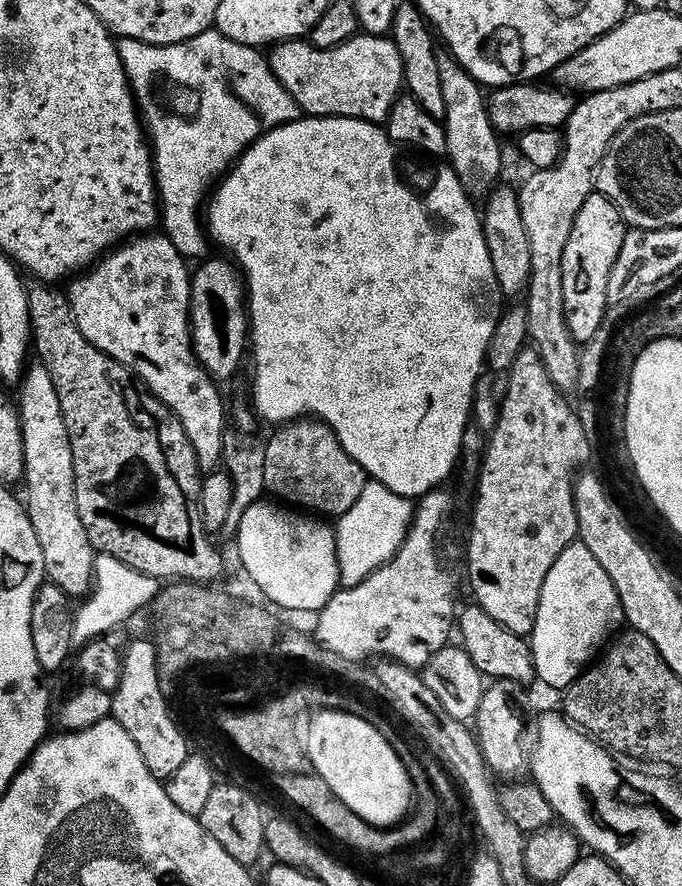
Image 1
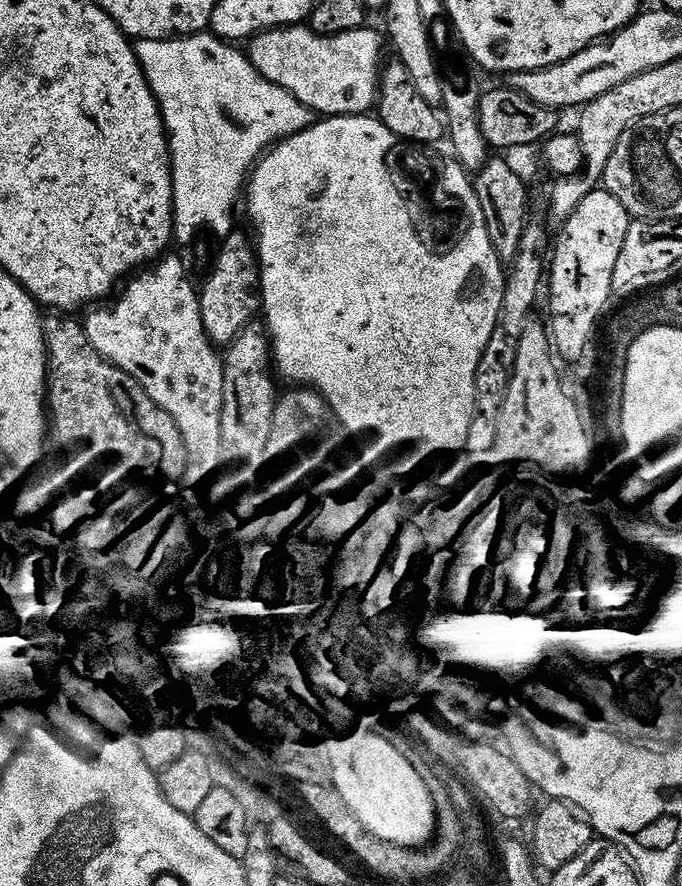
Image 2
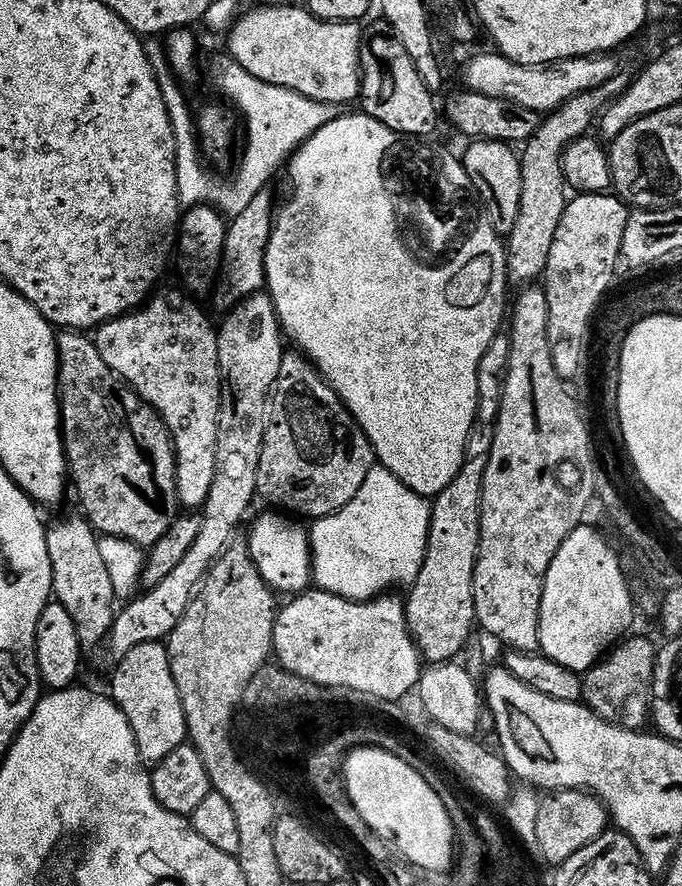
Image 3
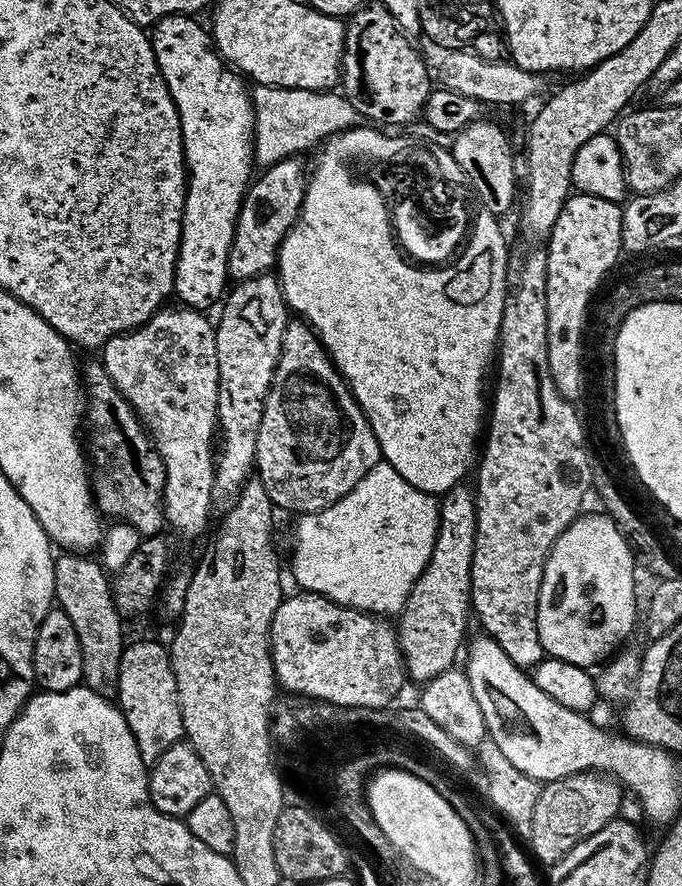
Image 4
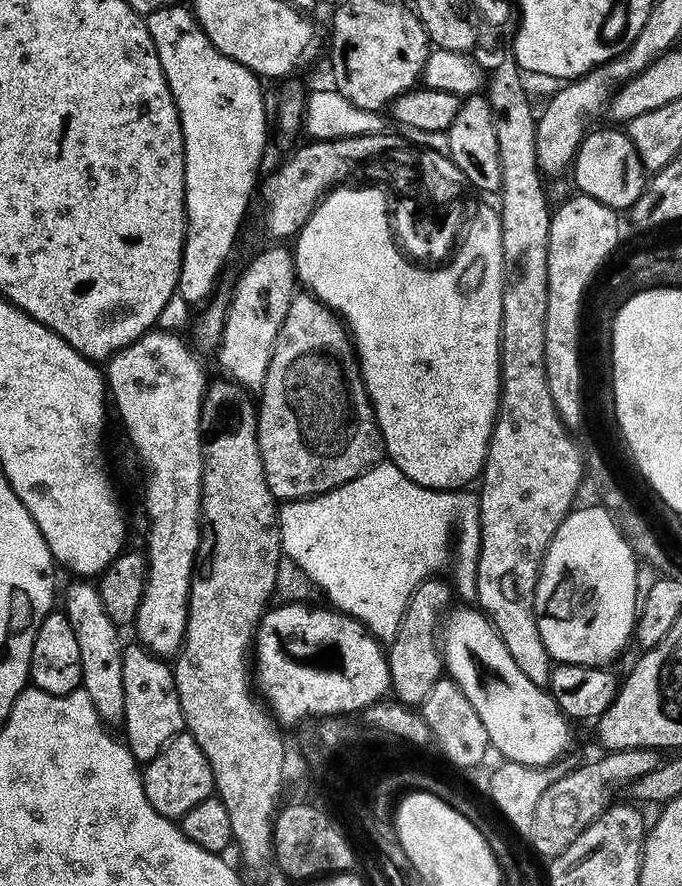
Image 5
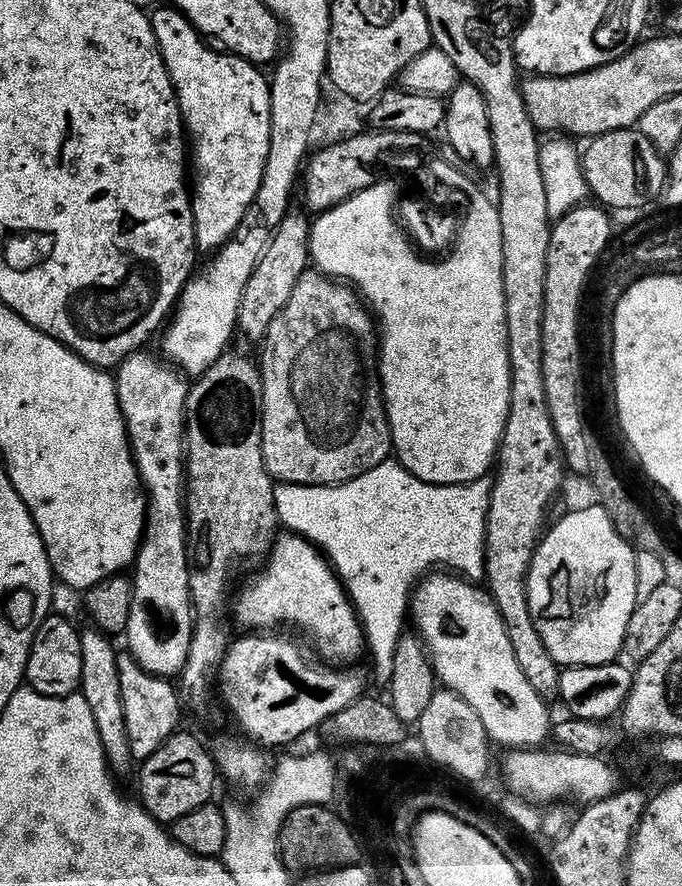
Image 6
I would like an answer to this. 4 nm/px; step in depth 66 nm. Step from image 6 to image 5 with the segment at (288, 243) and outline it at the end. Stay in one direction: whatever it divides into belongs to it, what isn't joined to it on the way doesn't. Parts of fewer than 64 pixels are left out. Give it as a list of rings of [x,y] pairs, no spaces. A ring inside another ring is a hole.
[[[280,242],[271,246],[273,248],[258,253],[237,278],[232,300],[227,301],[228,313],[218,345],[220,368],[224,371],[221,373],[245,390],[263,388],[274,342],[284,321],[284,312],[290,310],[290,302],[298,288],[293,249]]]

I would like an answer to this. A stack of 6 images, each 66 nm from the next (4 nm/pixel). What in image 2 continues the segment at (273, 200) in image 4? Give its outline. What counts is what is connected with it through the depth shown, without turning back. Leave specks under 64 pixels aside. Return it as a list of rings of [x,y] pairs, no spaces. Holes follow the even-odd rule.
[[[233,230],[219,241],[220,249],[216,252],[216,257],[212,260],[212,269],[208,272],[208,277],[204,280],[204,285],[199,285],[200,313],[202,314],[202,326],[206,334],[217,346],[226,346],[234,339],[245,324],[253,319],[252,311],[261,307],[260,303],[260,262],[256,259],[256,249],[253,241],[244,232]]]

